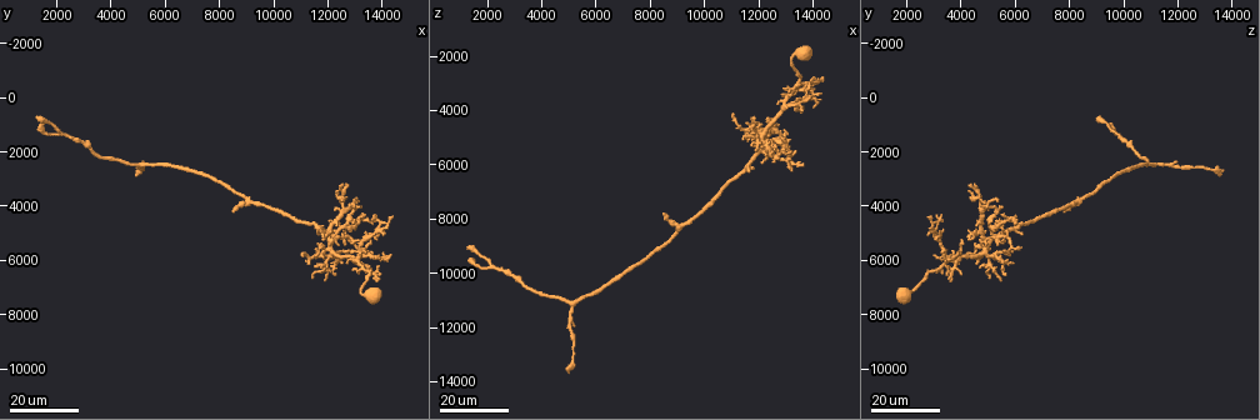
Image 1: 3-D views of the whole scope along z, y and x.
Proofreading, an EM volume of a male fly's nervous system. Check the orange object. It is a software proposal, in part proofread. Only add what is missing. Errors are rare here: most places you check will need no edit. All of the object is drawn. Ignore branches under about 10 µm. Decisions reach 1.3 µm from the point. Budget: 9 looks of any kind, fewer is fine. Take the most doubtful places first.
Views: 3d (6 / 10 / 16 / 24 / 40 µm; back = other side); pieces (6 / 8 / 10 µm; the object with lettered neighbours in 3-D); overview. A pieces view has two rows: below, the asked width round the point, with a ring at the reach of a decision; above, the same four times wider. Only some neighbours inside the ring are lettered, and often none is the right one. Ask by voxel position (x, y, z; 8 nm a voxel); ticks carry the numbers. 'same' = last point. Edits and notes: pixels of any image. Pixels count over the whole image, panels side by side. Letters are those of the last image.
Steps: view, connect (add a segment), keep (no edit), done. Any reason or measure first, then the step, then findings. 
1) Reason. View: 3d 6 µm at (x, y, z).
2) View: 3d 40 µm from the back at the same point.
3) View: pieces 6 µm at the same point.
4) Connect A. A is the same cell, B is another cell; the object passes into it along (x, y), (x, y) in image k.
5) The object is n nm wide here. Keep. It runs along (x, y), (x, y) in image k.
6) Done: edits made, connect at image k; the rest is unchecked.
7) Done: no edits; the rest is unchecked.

An open end. View: 3d 24 µm at (11800, 4700, 6100).

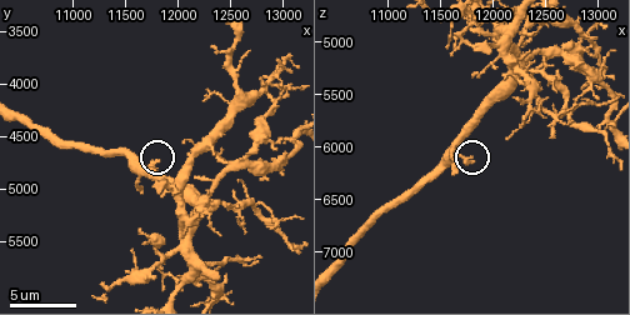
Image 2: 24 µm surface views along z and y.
View: pieces 6 µm at (11800, 4740, 6120).

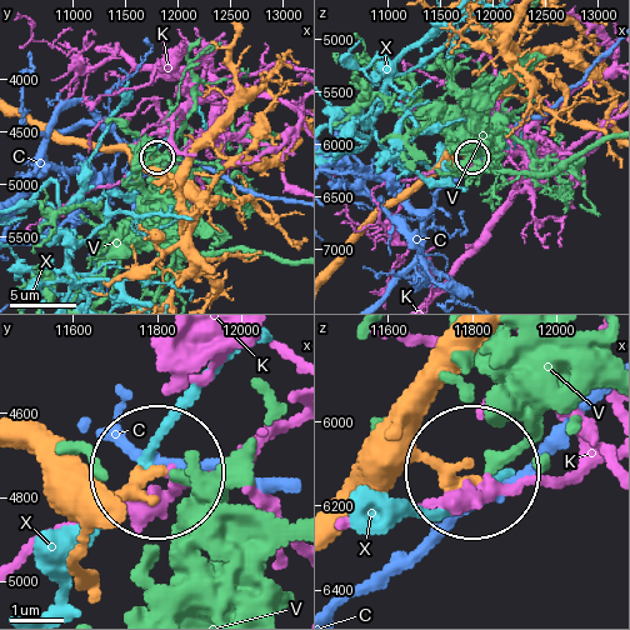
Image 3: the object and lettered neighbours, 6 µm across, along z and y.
Keep. C, K, V and X are other cells; no lettered segment goes on from it.

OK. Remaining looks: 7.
An open end. View: 3d 24 µm at (8600, 4200, 7900).

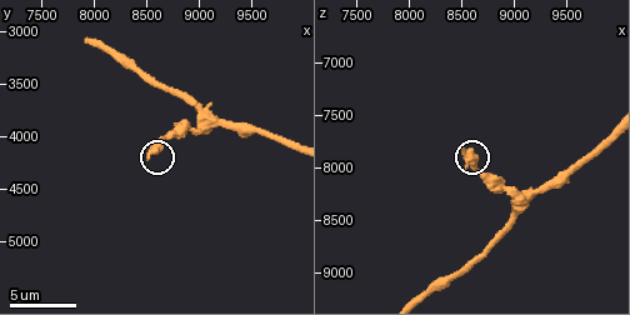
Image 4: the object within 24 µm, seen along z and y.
See the neighbours. View: pieces 6 µm at (8520, 4180, 7820).

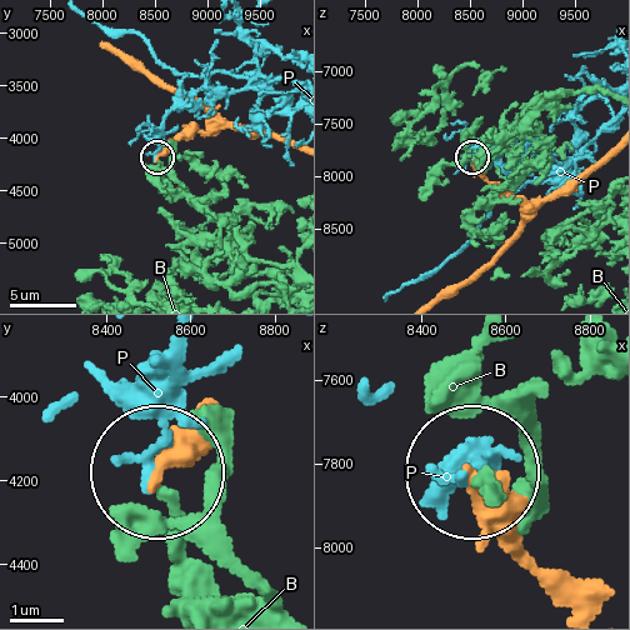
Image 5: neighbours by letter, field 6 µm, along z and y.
Keep. B and P are other cells; no lettered segment goes on from it.

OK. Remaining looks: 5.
Branch stops here. View: 3d 16 µm at (13600, 5300, 4000).

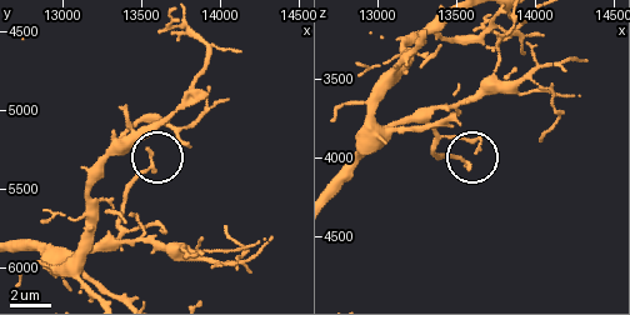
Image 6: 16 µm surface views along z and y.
View: pieces 8 µm at the same point.

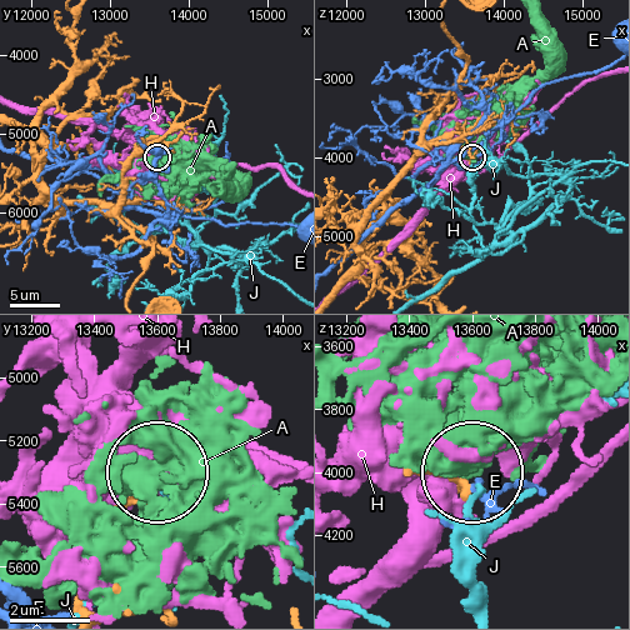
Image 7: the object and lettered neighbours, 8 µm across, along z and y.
The object is 170 nm wide here. Keep. A, E, H and J are other cells; none of them fits.

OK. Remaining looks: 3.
Branch stops here. View: pieces 10 µm at (12360, 5120, 4760).

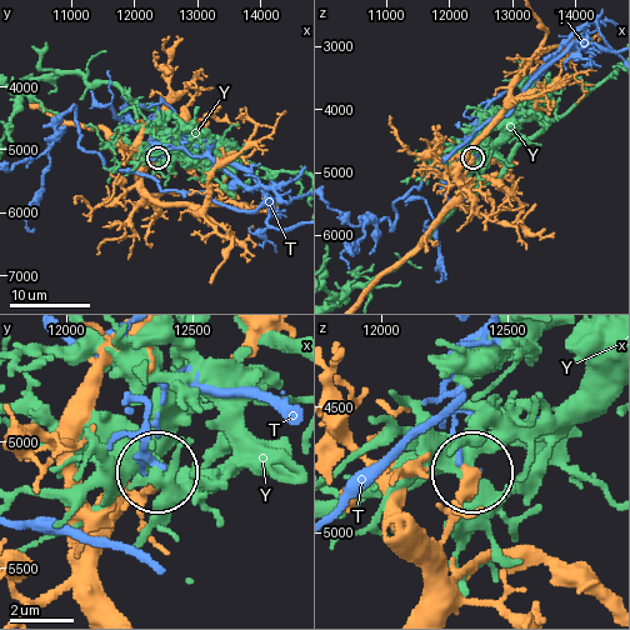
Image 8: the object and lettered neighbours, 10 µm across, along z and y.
Keep. T and Y are other cells; no lettered segment goes on from it.

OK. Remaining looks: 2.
Done: no edits; the rest is unchecked.

